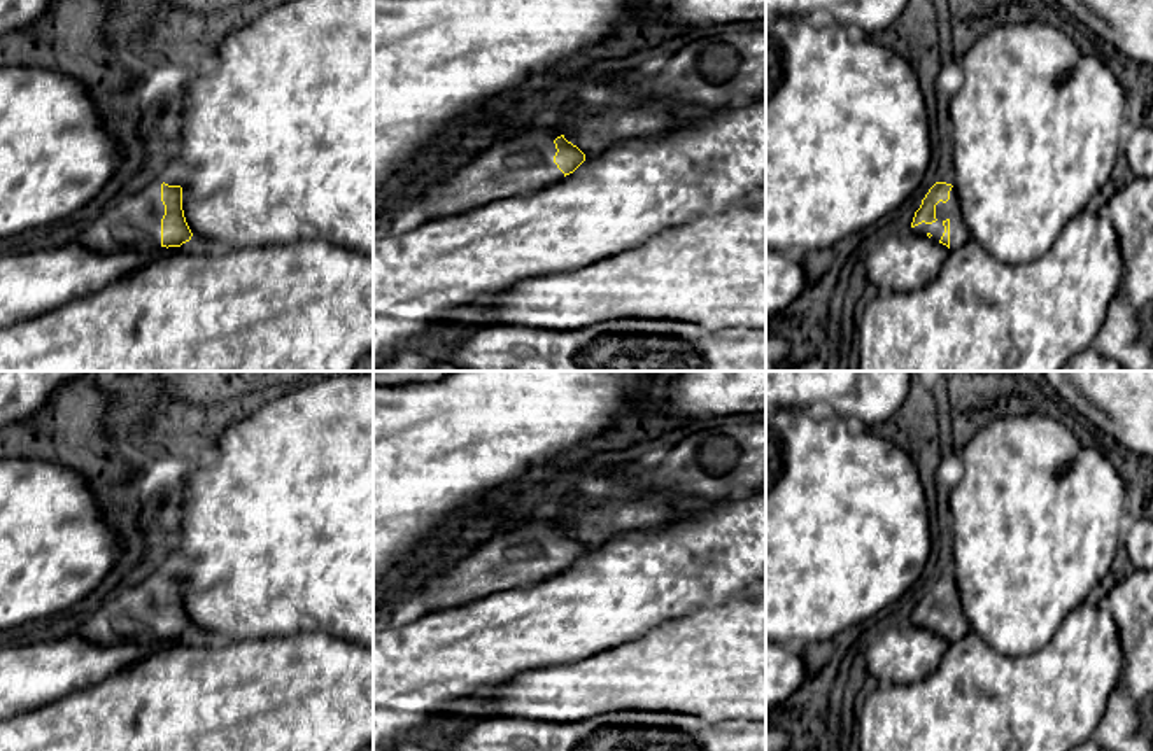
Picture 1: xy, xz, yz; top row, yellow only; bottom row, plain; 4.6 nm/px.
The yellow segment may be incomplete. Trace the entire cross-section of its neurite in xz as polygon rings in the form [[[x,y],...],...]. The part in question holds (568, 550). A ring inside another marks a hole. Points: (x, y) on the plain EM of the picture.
[[[550,520],[492,536],[471,555],[417,578],[429,611],[463,606],[494,592],[529,586],[573,565],[585,546]]]

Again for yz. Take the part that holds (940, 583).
[[[953,567],[936,574],[920,600],[915,604],[911,623],[925,627],[950,642],[971,632],[969,621],[962,611],[958,590],[953,579]]]

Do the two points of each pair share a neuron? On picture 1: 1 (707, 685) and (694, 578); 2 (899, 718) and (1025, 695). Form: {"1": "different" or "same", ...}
{"1": "different", "2": "same"}

